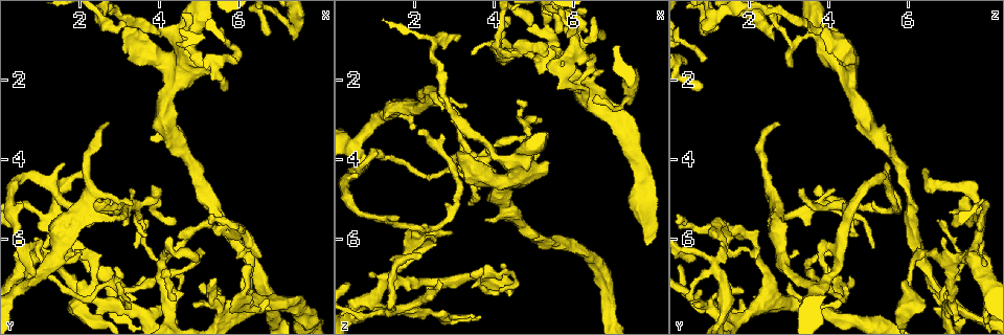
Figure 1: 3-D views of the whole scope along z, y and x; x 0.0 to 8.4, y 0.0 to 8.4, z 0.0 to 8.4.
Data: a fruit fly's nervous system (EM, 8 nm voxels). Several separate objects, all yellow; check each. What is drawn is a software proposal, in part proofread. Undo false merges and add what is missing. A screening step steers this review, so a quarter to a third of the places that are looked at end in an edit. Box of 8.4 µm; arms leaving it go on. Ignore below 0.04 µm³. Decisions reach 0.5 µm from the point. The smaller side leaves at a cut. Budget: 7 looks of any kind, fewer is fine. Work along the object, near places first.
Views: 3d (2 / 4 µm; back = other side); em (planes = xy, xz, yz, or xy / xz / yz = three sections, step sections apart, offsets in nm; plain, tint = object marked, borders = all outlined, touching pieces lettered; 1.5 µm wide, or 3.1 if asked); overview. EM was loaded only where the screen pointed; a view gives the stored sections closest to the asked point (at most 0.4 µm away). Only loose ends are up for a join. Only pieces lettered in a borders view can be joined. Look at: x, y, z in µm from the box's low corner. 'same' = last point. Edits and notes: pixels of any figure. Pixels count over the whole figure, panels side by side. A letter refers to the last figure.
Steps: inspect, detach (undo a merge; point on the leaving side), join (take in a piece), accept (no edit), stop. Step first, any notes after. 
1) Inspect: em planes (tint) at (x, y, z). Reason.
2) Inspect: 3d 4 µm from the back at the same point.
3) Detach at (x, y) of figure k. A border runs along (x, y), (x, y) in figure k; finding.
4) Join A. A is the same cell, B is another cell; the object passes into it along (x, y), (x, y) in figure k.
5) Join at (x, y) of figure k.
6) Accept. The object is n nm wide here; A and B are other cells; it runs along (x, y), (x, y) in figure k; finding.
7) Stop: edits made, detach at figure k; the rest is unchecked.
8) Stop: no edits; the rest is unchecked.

Inspect: 3d 2 µm at (0.80, 6.50, 7.55). Branch point.

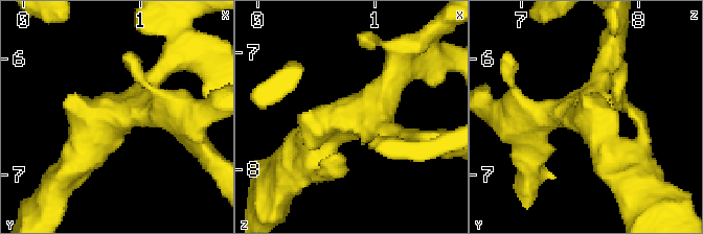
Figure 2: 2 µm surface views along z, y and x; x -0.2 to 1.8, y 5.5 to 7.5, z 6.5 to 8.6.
Inspect: em planes (borders) at (0.84, 6.46, 7.54). 3 arms meet here; the arms are 180, 220, 280 nm wide; now the EM.

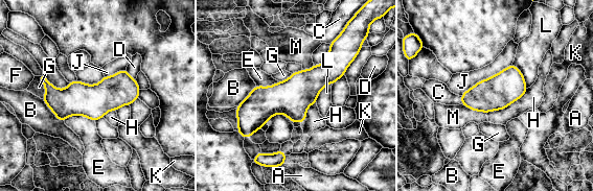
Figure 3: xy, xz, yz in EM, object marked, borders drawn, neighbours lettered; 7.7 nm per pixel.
Accept. The object is 260 nm wide here; A, B, C, D, E, F, G, H, J, K, L and M are other cells; a border runs along (104, 75), (94, 84), (77, 80) in figure 3; one cell here.

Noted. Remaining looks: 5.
Inspect: em xy step 8 (borders) at (4.40, 5.55, 4.75). Tapers out.

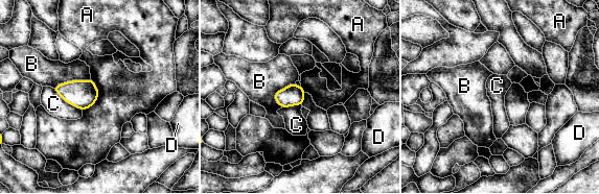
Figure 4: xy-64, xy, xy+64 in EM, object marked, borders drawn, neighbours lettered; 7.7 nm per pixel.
Inspect: em planes (borders) at the same point. Another direction.

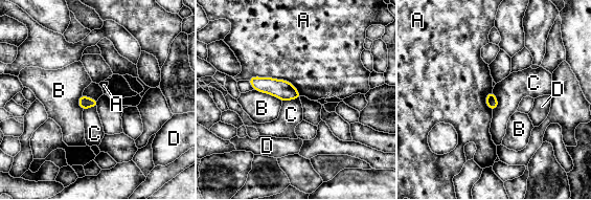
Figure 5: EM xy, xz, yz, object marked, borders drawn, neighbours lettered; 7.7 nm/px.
Accept. The object is 90 nm wide here; A, B, C and D are other cells; a border runs along (492, 91), (498, 102), (493, 111) in figure 5; none of them fits.

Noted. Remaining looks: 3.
Inspect: em planes (borders) at (2.70, 3.10, 2.80).

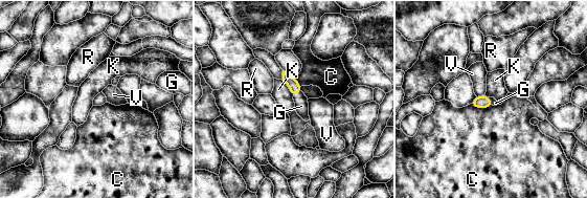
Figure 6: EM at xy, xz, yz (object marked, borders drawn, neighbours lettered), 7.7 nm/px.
Join G. G is the same cell, C, K, R and V are other cells; the object passes into it along (293, 85), (297, 92), (301, 106) in figure 6; it goes on there.

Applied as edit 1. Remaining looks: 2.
Stop: edits made, join at figure 6; the rest is unchecked.

